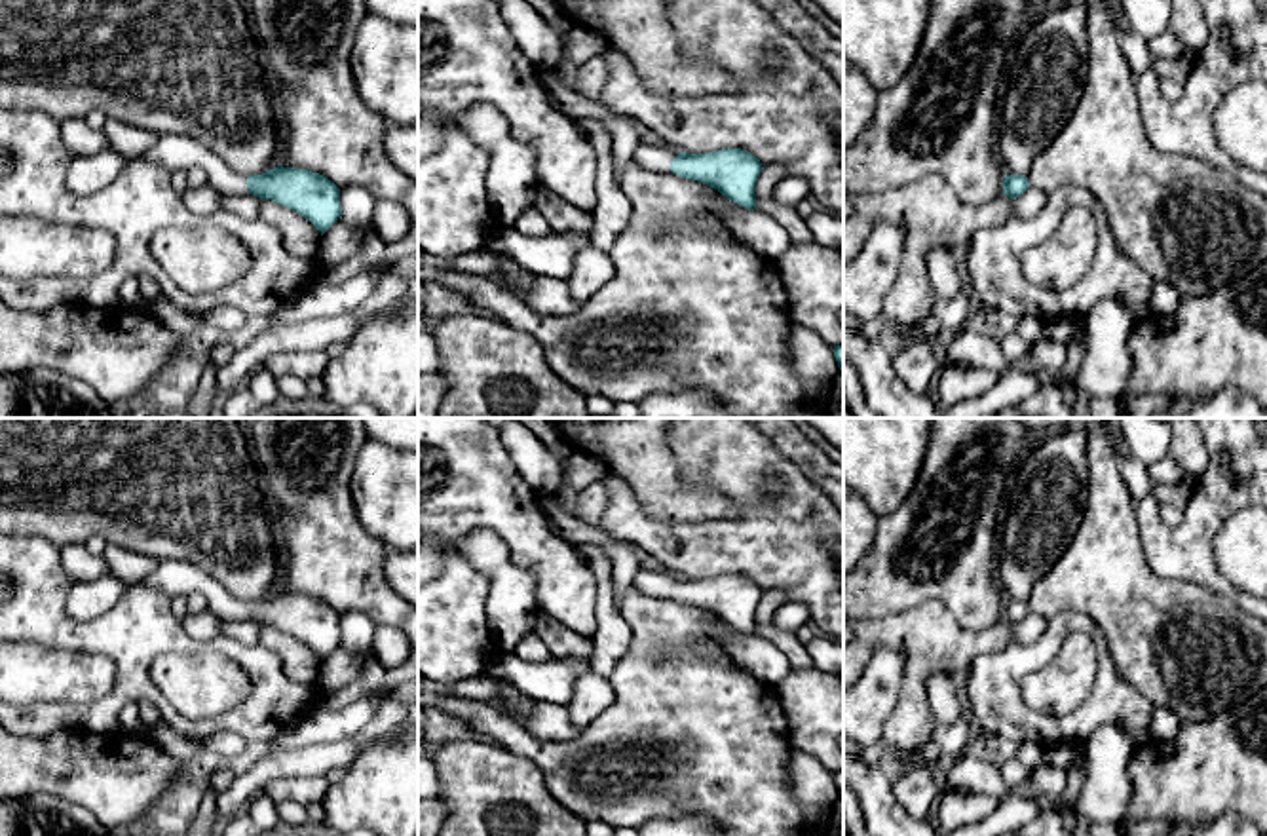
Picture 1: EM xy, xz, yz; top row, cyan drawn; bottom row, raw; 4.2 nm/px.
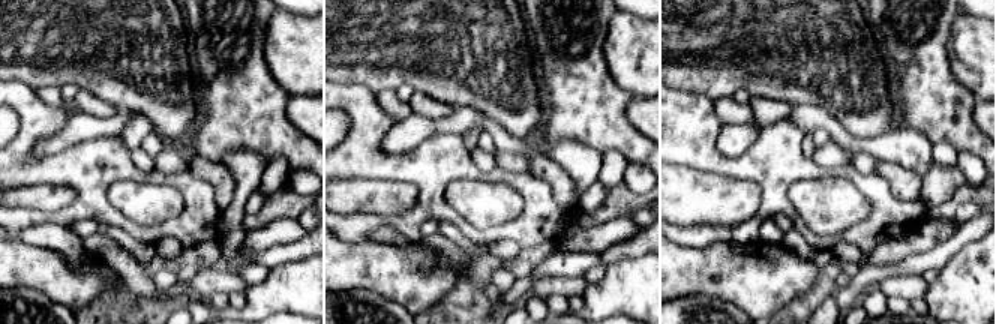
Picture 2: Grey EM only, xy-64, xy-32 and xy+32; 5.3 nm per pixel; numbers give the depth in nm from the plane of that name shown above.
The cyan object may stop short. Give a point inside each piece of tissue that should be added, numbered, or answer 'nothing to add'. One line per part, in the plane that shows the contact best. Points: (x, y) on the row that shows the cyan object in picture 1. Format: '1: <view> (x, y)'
1: xy (171, 151)

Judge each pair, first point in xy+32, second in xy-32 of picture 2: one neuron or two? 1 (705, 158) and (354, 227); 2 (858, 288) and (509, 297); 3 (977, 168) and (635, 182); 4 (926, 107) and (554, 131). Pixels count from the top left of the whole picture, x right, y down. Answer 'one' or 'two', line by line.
1: one
2: one
3: one
4: one

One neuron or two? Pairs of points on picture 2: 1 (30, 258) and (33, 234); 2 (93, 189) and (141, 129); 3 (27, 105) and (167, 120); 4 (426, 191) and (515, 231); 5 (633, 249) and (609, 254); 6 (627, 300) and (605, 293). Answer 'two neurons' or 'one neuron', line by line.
1: two neurons
2: two neurons
3: two neurons
4: one neuron
5: one neuron
6: one neuron

